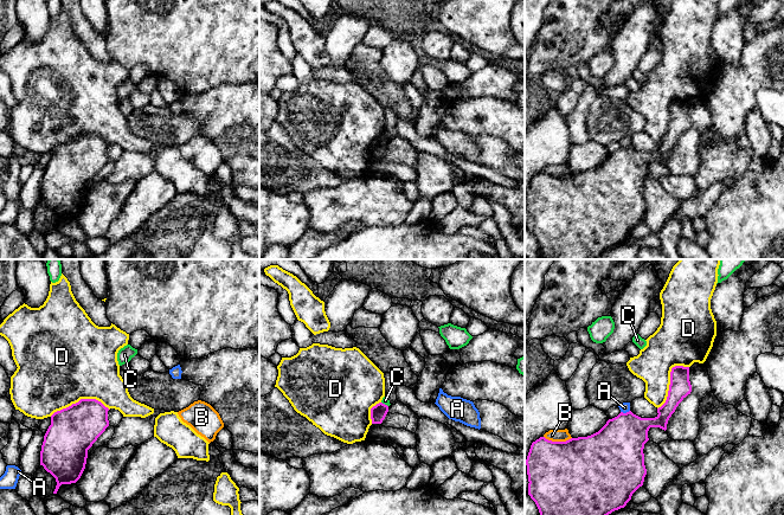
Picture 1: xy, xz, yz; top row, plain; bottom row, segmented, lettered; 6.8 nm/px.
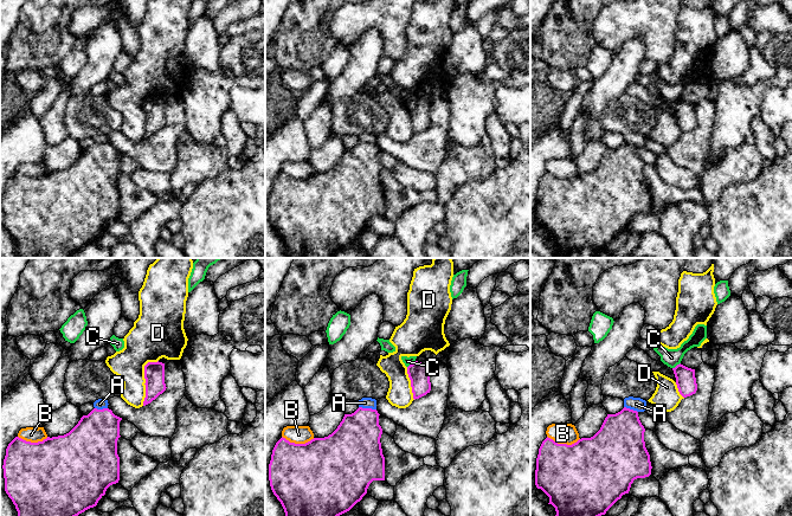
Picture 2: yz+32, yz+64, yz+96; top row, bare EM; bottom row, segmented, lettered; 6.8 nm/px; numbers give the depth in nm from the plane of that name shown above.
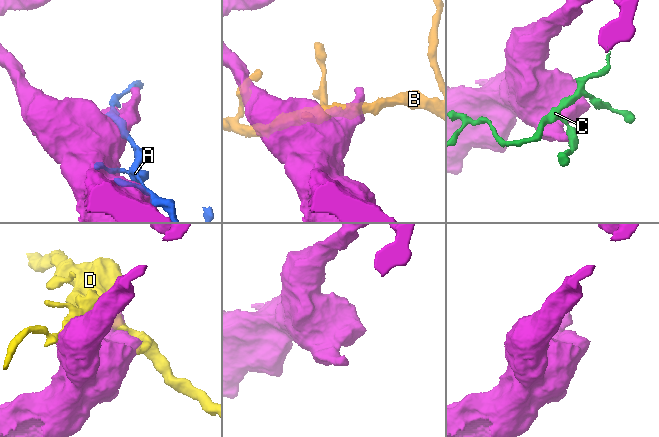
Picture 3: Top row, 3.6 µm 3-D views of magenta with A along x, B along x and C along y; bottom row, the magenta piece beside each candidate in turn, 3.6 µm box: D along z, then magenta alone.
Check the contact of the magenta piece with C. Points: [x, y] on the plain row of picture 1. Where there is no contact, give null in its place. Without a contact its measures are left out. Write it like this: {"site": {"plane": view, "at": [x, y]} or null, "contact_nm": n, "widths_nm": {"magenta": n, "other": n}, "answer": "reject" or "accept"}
{"site": {"plane": "xz", "at": [384, 139]}, "contact_nm": 60, "widths_nm": {"magenta": 110, "other": 50}, "answer": "reject"}

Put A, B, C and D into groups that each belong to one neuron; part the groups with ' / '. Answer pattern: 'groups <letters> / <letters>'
groups A / B / C / D

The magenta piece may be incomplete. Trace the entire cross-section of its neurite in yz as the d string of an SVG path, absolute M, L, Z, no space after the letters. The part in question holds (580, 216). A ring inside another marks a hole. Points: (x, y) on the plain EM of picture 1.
M675 101L667 135L657 143L655 153L621 147L591 170L566 176L540 172L533 176L526 194L528 230L539 244L540 259L598 259L603 252L624 243L647 210L643 184L649 175L649 163L666 166L669 153L690 127L689 102Z

